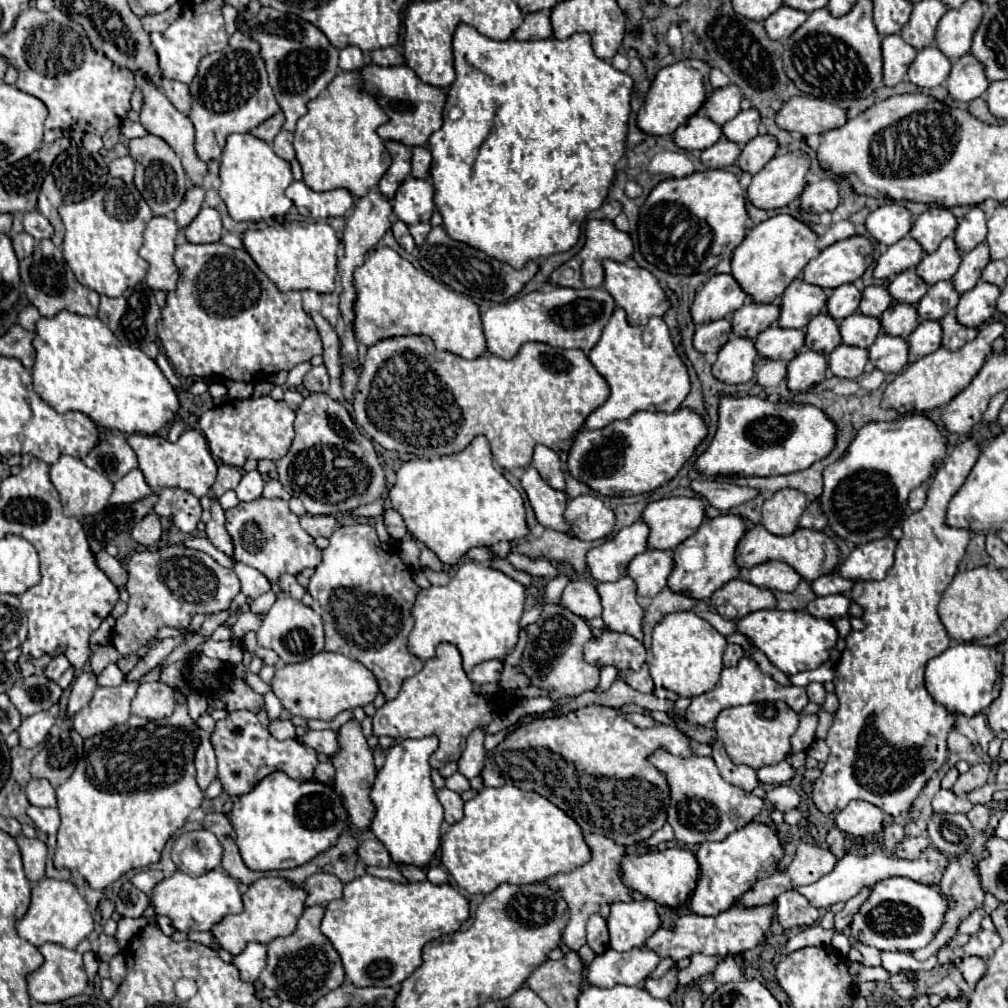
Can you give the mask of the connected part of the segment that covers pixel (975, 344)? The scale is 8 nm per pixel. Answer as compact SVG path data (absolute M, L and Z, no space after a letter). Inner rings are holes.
M990 321L978 327L978 335L974 341L966 343L958 351L948 351L946 347L940 347L936 353L920 357L916 363L908 365L884 391L882 407L900 409L904 407L910 413L924 413L936 407L944 407L950 403L954 395L958 395L962 389L970 385L970 381L976 377L976 373L982 369L986 357L992 351L992 343L1002 337L1004 325L1000 321Z

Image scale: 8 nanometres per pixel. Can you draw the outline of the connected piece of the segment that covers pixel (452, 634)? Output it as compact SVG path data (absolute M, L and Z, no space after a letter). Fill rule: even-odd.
M466 561L458 567L448 585L428 587L418 593L412 609L414 629L408 639L410 653L426 661L436 653L440 643L448 641L460 649L464 671L470 673L474 665L488 659L502 659L516 647L524 605L526 593L518 581L494 567Z

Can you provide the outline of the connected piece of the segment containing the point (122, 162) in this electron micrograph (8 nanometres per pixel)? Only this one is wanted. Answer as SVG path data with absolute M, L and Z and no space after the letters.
M130 155L126 157L118 157L110 163L110 175L112 177L120 177L124 183L130 183L134 177L134 161Z

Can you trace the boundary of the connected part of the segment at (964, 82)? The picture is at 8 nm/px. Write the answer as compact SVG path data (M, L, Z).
M972 53L962 55L952 65L952 73L946 81L946 87L956 101L972 101L976 97L982 97L988 85L990 81L986 77L984 63L978 61Z

